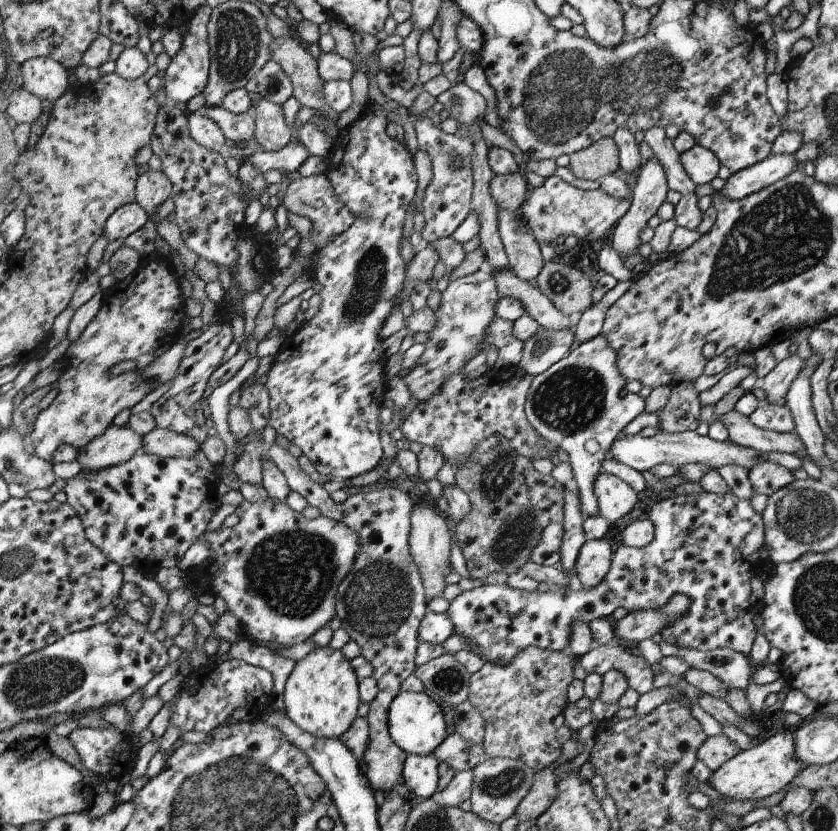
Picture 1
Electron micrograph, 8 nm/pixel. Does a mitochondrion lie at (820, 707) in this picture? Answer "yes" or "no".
no

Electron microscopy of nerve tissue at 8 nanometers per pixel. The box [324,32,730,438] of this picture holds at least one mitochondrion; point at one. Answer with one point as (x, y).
(568, 91)

